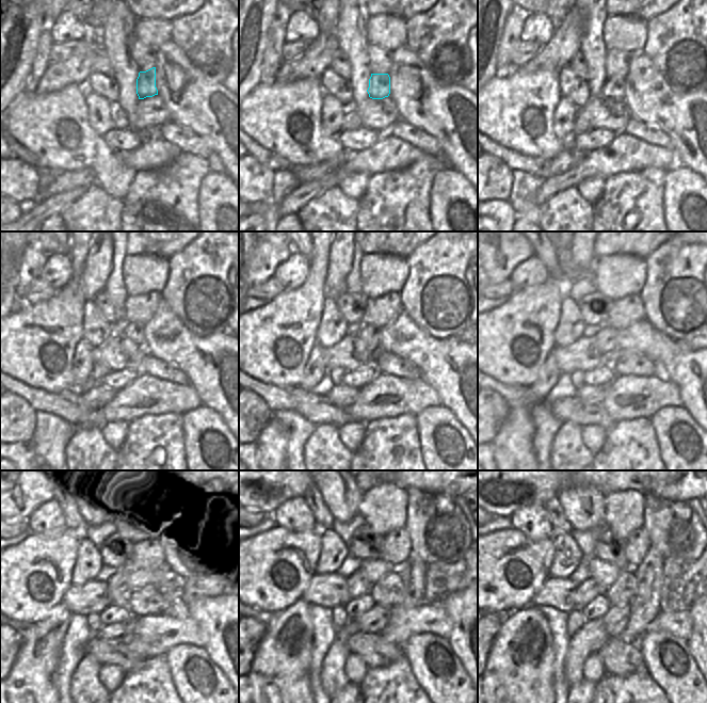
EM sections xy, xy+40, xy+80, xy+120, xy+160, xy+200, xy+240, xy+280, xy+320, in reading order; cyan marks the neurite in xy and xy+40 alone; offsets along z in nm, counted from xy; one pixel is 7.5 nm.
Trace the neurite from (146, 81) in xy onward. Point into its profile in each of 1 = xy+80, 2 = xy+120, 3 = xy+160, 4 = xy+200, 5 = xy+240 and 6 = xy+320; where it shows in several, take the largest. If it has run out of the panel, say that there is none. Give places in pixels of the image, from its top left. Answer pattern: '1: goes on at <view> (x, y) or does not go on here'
1: goes on at xy+80 (614, 88)
2: goes on at xy+120 (135, 332)
3: goes on at xy+160 (370, 336)
4: goes on at xy+200 (605, 337)
5: goes on at xy+240 (119, 588)
6: goes on at xy+320 (584, 592)

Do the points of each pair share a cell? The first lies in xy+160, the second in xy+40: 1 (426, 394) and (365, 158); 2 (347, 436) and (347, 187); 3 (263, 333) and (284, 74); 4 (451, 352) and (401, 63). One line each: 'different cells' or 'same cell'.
1: same cell
2: same cell
3: different cells
4: same cell

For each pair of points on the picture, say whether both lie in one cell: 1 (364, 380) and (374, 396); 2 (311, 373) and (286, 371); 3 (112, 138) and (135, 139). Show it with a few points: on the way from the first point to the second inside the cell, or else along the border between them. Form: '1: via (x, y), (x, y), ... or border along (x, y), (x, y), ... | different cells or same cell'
1: border along (378, 372), (360, 389) | different cells
2: border along (312, 349), (298, 386) | different cells
3: via (117, 139), (130, 139) | same cell

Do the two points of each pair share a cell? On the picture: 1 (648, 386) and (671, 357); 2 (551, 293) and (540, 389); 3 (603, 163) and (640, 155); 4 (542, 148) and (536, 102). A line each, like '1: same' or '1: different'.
1: different
2: different
3: same
4: same

